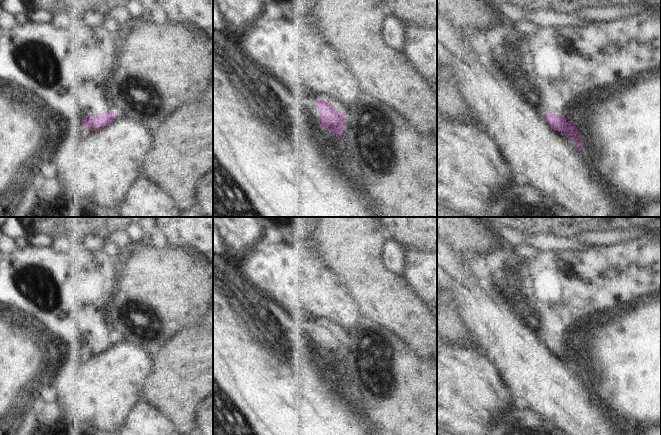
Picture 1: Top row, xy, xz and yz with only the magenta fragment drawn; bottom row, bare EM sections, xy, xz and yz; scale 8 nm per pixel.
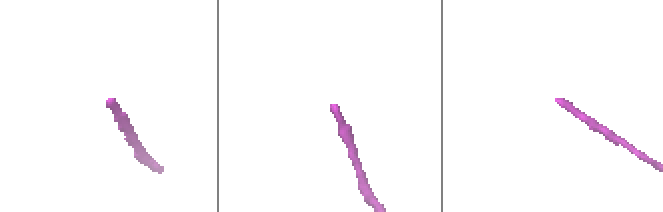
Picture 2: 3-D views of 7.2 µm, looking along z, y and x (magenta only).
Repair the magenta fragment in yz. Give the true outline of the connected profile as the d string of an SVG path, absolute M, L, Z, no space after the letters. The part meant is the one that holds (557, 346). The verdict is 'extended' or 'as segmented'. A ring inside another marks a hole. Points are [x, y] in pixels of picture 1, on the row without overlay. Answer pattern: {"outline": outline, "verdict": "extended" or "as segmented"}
{"outline": "M644 235L628 238L609 246L588 246L576 251L532 251L513 253L516 260L508 269L507 277L512 281L520 309L526 309L526 320L532 323L545 338L549 350L569 361L577 372L583 367L575 347L569 347L563 337L576 326L596 315L606 315L634 302L656 297L661 294L661 239Z", "verdict": "extended"}

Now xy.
{"outline": "M56 238L45 247L29 244L9 255L0 255L0 305L31 320L50 338L63 345L81 345L82 351L100 354L117 341L107 323L107 310L120 280L118 260L112 249L88 251L77 245L63 245Z", "verdict": "extended"}

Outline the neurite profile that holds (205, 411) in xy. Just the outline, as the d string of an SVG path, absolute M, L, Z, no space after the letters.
M213 395L200 404L197 420L202 435L213 435Z

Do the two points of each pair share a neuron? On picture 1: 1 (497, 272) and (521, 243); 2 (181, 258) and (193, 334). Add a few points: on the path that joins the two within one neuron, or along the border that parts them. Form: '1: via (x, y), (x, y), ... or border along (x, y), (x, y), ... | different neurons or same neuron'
1: border along (507, 246), (509, 251) | different neurons
2: border along (202, 323), (188, 325), (172, 338) | different neurons

